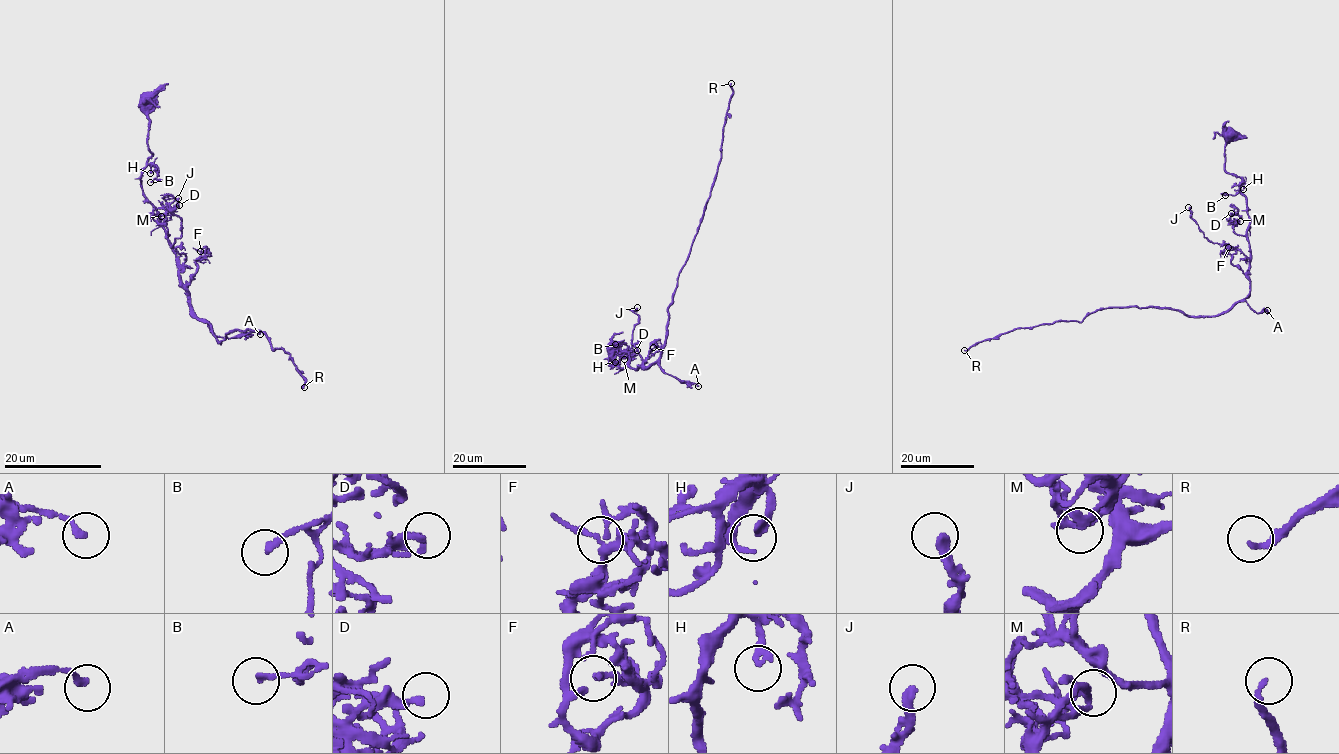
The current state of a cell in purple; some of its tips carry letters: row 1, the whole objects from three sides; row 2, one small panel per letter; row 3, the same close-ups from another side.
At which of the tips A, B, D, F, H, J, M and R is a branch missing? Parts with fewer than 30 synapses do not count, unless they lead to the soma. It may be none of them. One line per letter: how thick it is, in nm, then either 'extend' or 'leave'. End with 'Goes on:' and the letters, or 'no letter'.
A: calibre 200 nm; leave
B: calibre 180 nm; leave
D: calibre 200 nm; leave
F: calibre 200 nm; leave
H: calibre 220 nm; leave
J: calibre 300 nm; leave
M: calibre 160 nm; leave
R: calibre 180 nm; extend
Goes on: R

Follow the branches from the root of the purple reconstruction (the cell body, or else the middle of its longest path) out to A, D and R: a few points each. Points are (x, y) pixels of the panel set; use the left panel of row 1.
A: (146, 101), (151, 155), (140, 177), (142, 192), (174, 254), (190, 310), (217, 337), (260, 334)
D: (146, 101), (148, 148), (151, 155), (140, 177), (142, 192), (161, 215), (166, 214), (167, 209), (179, 205)
R: (146, 101), (142, 192), (190, 310), (220, 344), (262, 332), (304, 387)

